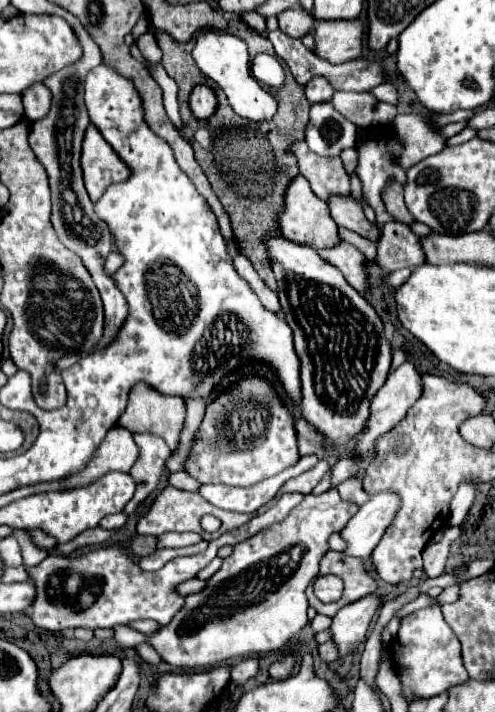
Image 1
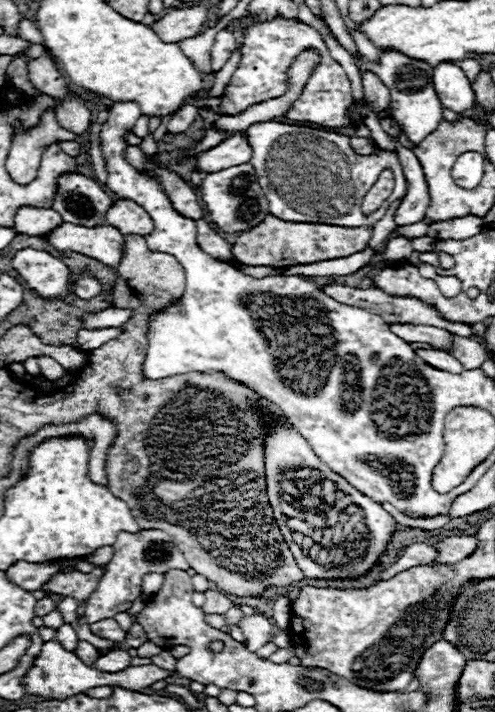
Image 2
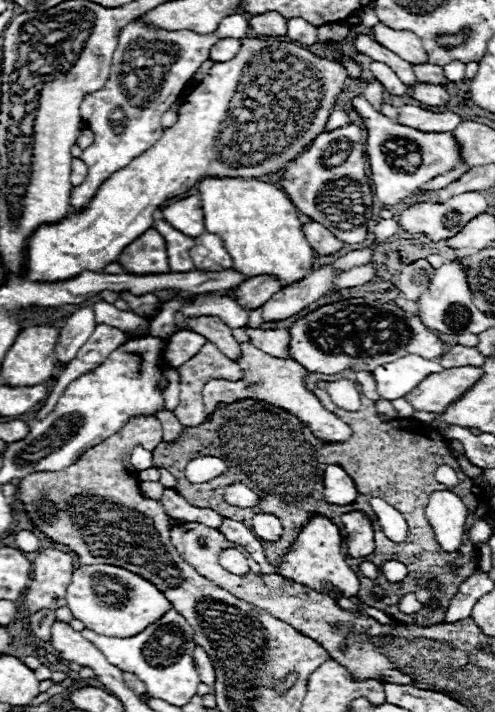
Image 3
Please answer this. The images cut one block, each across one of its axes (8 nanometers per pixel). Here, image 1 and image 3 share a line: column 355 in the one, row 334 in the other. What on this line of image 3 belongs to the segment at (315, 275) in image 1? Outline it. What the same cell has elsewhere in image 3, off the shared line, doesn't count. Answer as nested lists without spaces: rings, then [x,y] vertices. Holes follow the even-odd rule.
[[[350,298],[320,306],[296,320],[288,332],[290,358],[302,364],[308,372],[320,374],[338,374],[344,370],[372,372],[376,366],[394,362],[408,354],[418,354],[430,360],[444,354],[444,342],[428,330],[418,316],[382,300]]]

